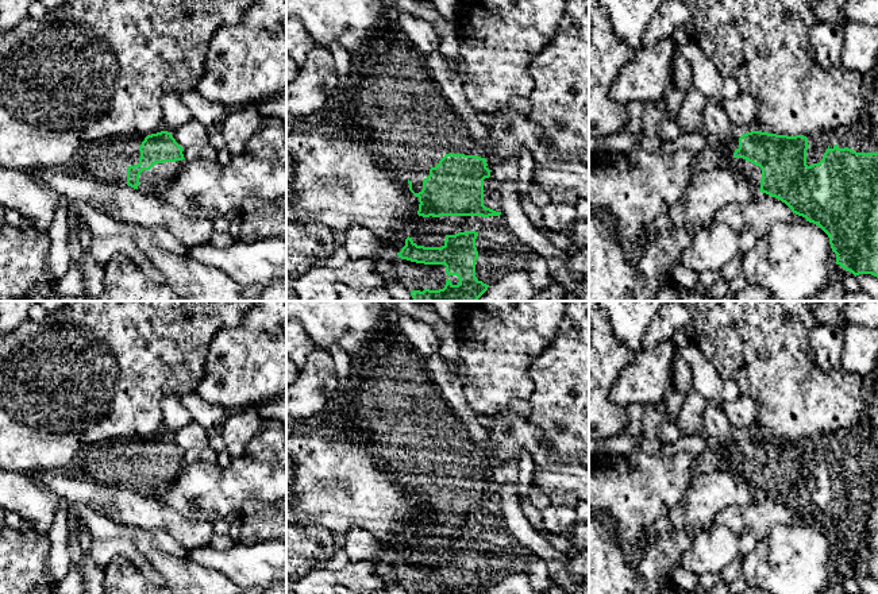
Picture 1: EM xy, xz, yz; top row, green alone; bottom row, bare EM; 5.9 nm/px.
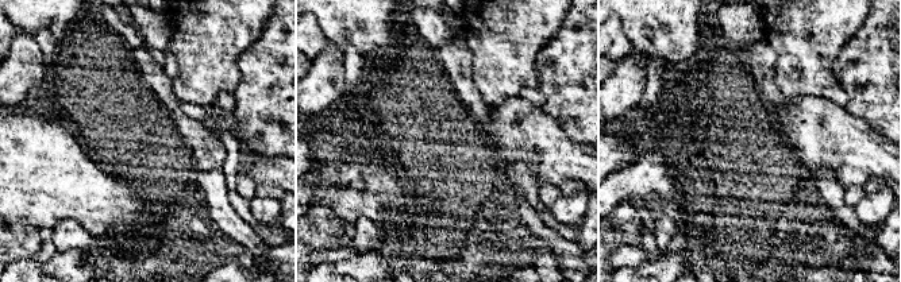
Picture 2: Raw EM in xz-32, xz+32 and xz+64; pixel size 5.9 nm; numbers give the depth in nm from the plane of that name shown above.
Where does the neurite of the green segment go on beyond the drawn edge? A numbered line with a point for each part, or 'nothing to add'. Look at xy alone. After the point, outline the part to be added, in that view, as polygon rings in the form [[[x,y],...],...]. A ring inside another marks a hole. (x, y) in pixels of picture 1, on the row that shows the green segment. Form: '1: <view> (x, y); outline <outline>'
nothing to add

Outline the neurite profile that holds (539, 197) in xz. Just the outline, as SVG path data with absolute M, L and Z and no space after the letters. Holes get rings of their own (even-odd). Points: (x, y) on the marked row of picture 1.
M536 184L531 185L528 197L531 202L540 209L550 202L550 193Z

